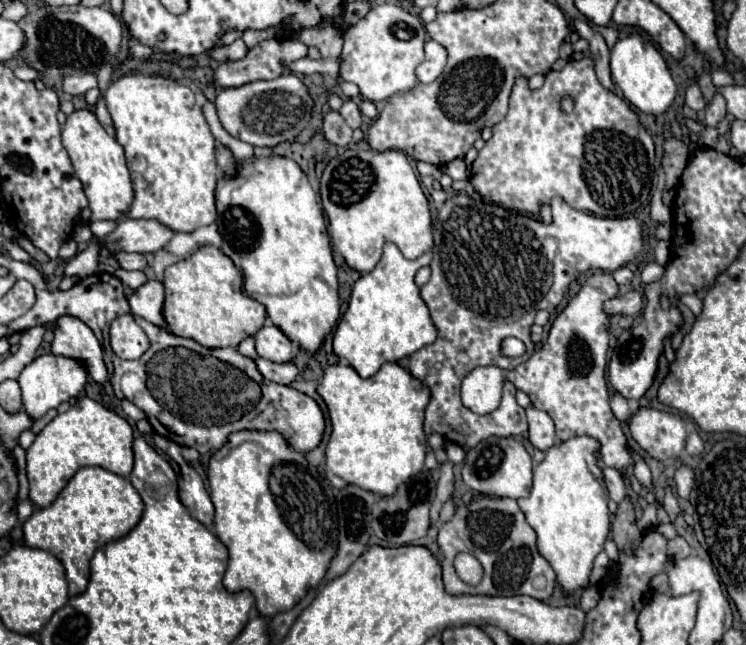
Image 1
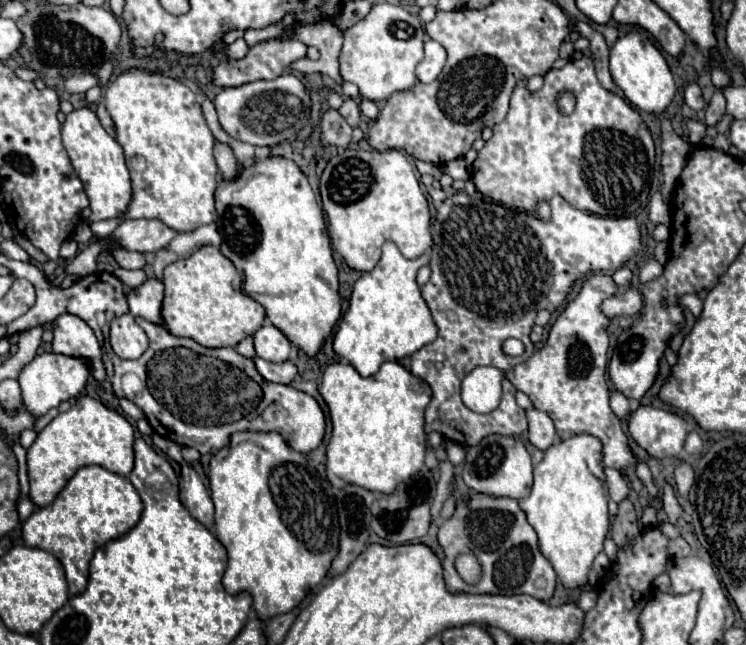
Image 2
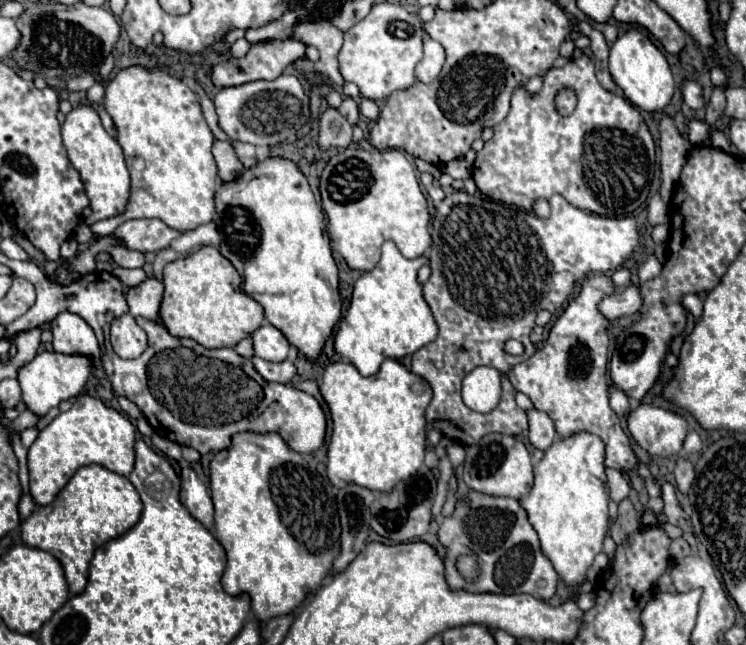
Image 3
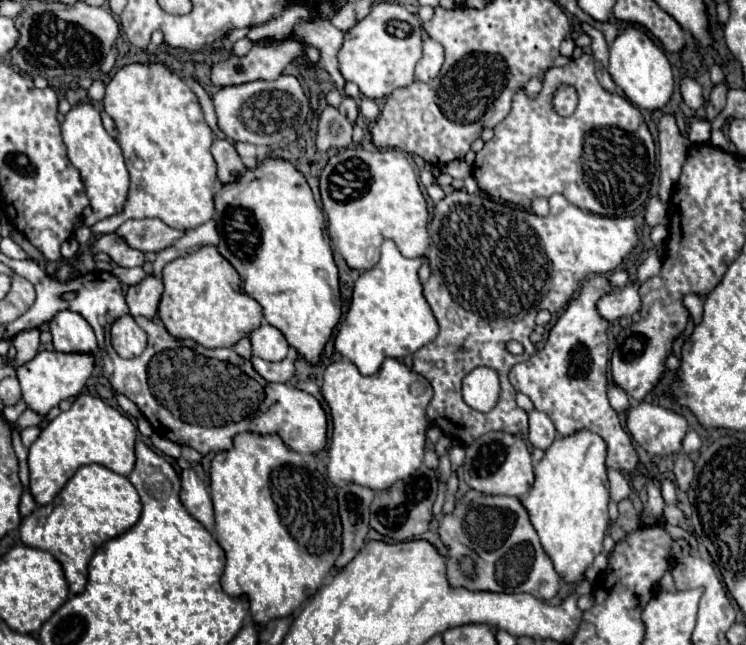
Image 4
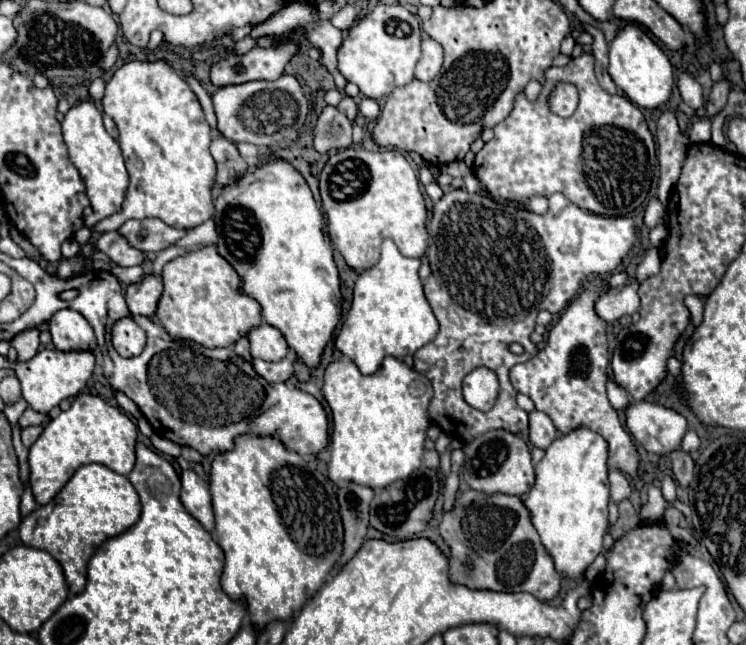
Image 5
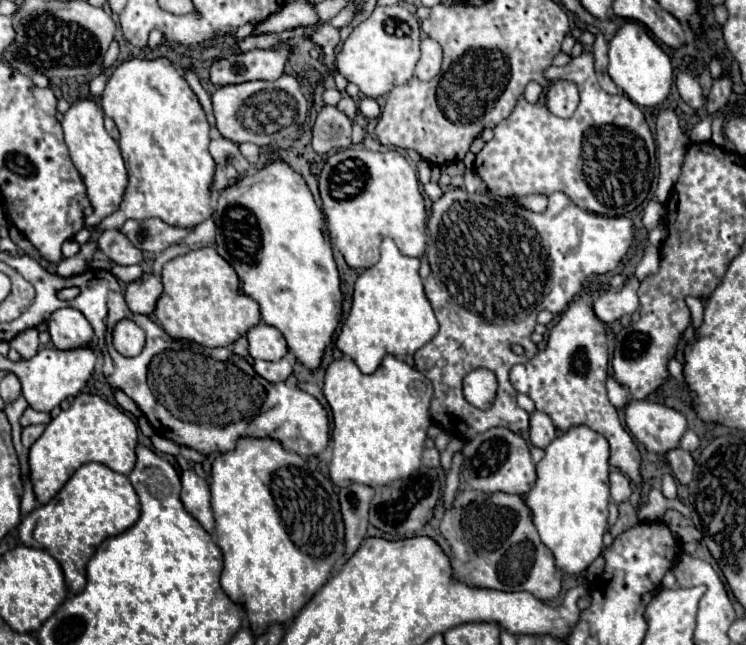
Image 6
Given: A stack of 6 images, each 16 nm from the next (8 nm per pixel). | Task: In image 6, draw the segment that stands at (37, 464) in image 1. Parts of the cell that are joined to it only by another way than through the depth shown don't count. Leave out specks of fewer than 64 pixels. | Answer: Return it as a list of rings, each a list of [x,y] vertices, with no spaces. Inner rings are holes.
[[[78,394],[68,410],[62,410],[44,428],[42,436],[30,446],[30,482],[34,496],[46,504],[70,480],[70,476],[88,462],[98,462],[110,470],[128,476],[136,464],[138,428],[128,414],[94,394]]]

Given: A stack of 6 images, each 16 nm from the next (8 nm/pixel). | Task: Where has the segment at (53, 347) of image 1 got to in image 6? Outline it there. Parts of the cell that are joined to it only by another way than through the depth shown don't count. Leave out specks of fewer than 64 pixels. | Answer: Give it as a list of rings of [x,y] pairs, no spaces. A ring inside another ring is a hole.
[[[60,308],[48,320],[48,332],[58,350],[90,348],[94,346],[94,330],[82,312],[74,308]]]

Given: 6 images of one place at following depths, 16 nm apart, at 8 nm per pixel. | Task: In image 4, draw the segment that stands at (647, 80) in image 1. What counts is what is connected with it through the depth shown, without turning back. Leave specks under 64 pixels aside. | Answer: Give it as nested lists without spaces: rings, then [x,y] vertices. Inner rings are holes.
[[[626,28],[610,46],[610,76],[640,110],[664,108],[674,92],[674,78],[664,52],[638,28]]]

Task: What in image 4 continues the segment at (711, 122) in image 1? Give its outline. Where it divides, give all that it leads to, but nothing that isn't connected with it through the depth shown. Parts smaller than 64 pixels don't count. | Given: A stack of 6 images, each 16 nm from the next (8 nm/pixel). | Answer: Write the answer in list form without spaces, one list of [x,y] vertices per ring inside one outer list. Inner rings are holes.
[[[718,84],[718,86],[714,86],[712,96],[710,96],[710,102],[706,104],[706,120],[708,120],[708,122],[714,122],[714,118],[724,110],[726,90],[728,90],[728,84]]]

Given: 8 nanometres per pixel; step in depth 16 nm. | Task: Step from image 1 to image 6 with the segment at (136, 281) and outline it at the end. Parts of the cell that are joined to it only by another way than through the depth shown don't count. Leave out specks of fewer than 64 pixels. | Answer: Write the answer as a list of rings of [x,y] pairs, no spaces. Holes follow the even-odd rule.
[[[136,264],[136,266],[112,266],[112,270],[110,270],[120,282],[124,282],[124,284],[130,284],[130,282],[136,282],[136,280],[140,280],[142,278],[142,274],[144,274],[144,270]]]

